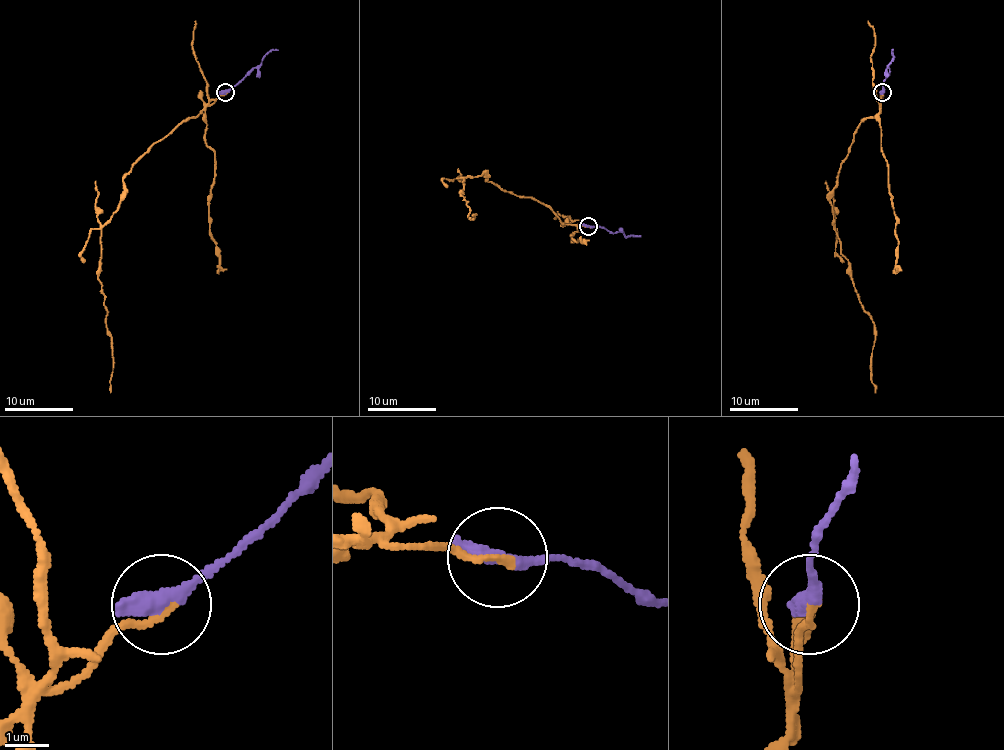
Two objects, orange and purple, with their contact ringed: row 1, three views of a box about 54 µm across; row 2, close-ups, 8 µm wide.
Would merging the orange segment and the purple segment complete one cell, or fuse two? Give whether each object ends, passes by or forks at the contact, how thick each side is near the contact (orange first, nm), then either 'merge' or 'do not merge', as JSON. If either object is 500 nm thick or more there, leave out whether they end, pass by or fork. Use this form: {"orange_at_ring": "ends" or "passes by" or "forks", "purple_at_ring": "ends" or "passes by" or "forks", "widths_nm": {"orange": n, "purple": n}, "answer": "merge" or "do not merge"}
{"orange_at_ring": "ends", "purple_at_ring": "ends", "widths_nm": {"orange": 190, "purple": 460}, "answer": "do not merge"}

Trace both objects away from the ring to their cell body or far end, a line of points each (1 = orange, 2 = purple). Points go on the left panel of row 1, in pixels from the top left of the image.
1: (226, 92), (174, 127), (135, 163), (122, 180), (121, 203), (104, 227), (98, 278), (112, 358), (110, 392)
2: (226, 92), (272, 49), (277, 49)

